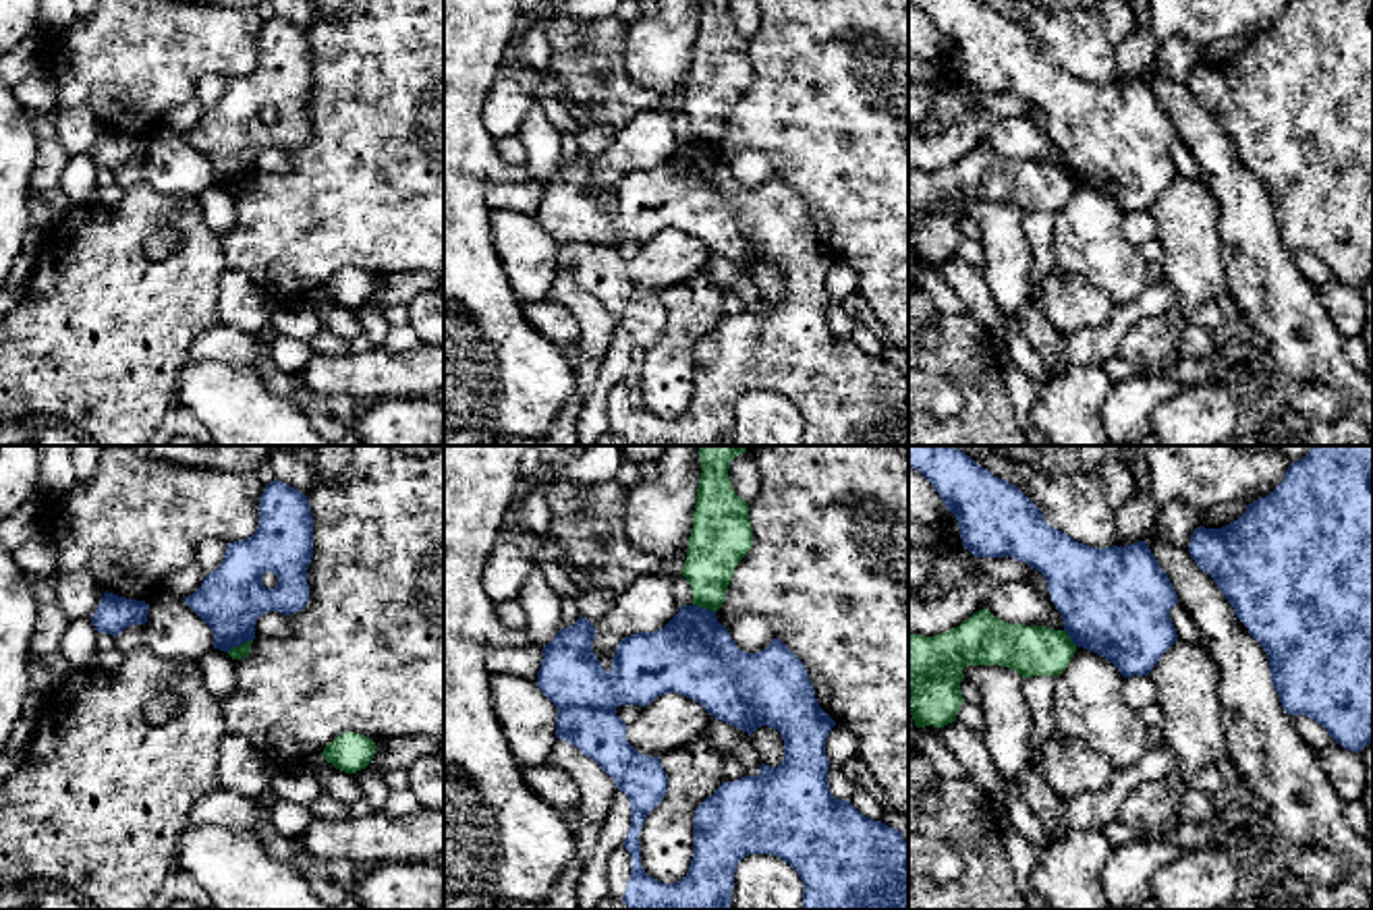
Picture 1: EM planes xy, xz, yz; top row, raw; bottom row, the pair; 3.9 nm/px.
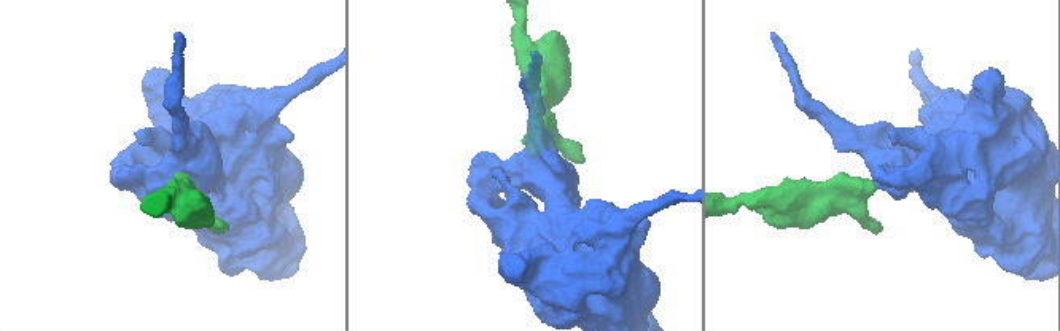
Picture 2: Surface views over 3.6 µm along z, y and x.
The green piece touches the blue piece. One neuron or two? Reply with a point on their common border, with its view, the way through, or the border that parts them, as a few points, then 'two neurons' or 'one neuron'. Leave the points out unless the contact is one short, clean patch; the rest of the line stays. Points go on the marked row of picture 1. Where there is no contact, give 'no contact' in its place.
xy (239, 645) | along xy (251, 639), (227, 651) | two neurons

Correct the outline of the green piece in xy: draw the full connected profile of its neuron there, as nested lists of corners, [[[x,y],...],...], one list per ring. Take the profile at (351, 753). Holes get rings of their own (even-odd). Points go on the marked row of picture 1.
[[[355,732],[340,734],[321,752],[328,763],[346,773],[365,769],[373,755],[375,742]]]

